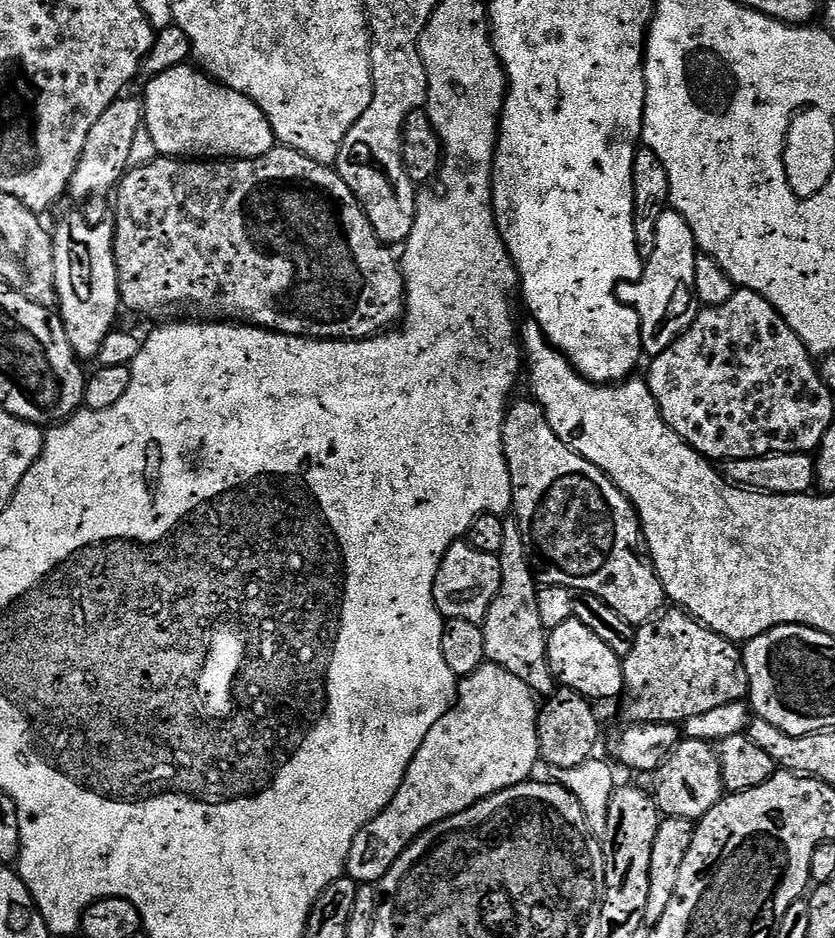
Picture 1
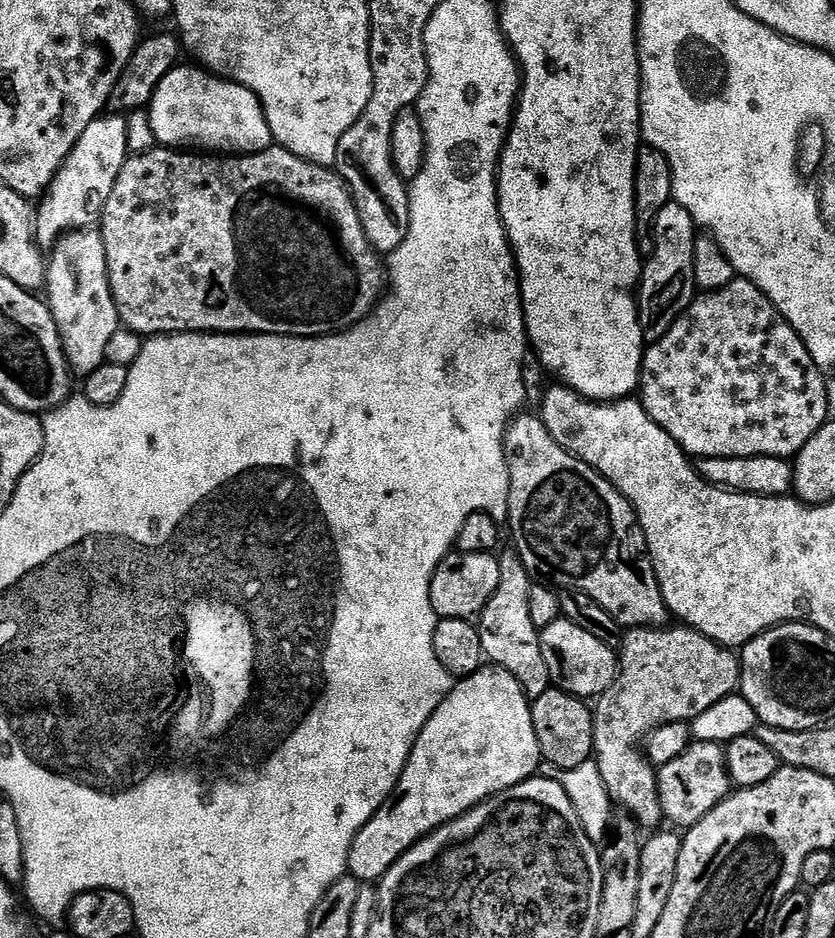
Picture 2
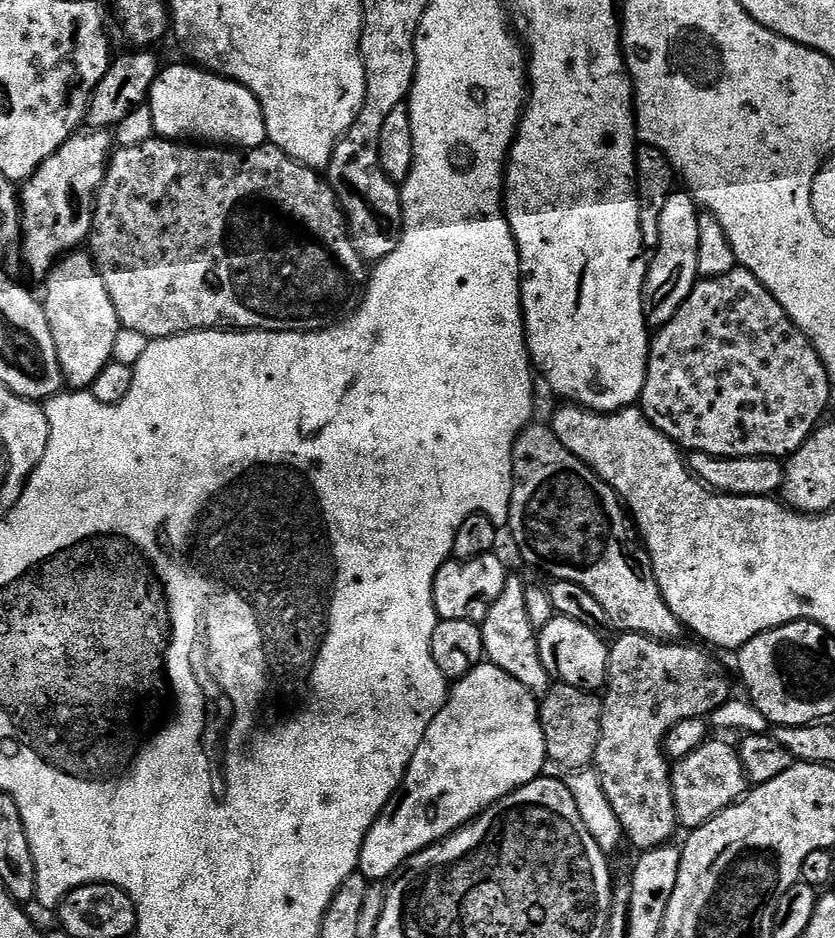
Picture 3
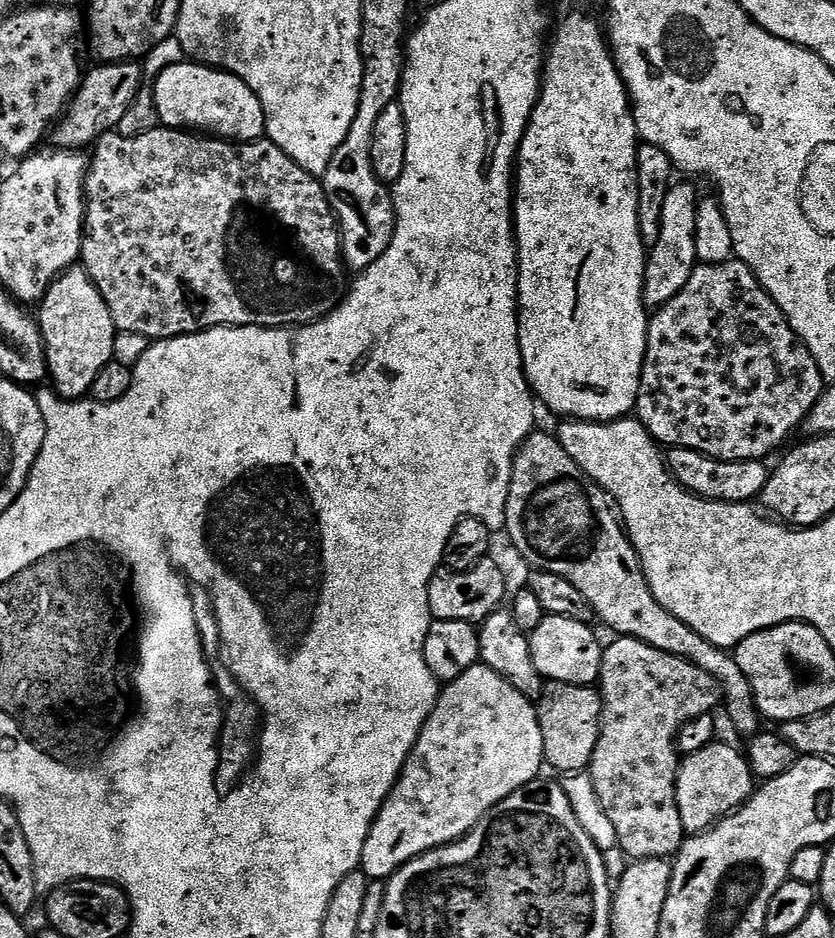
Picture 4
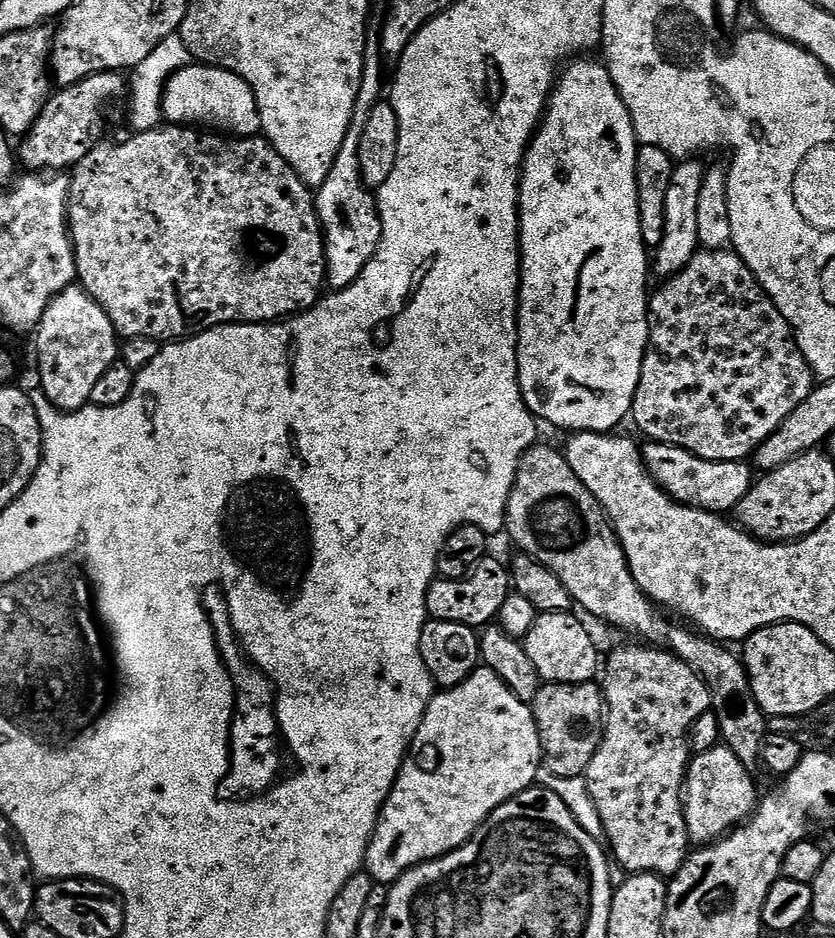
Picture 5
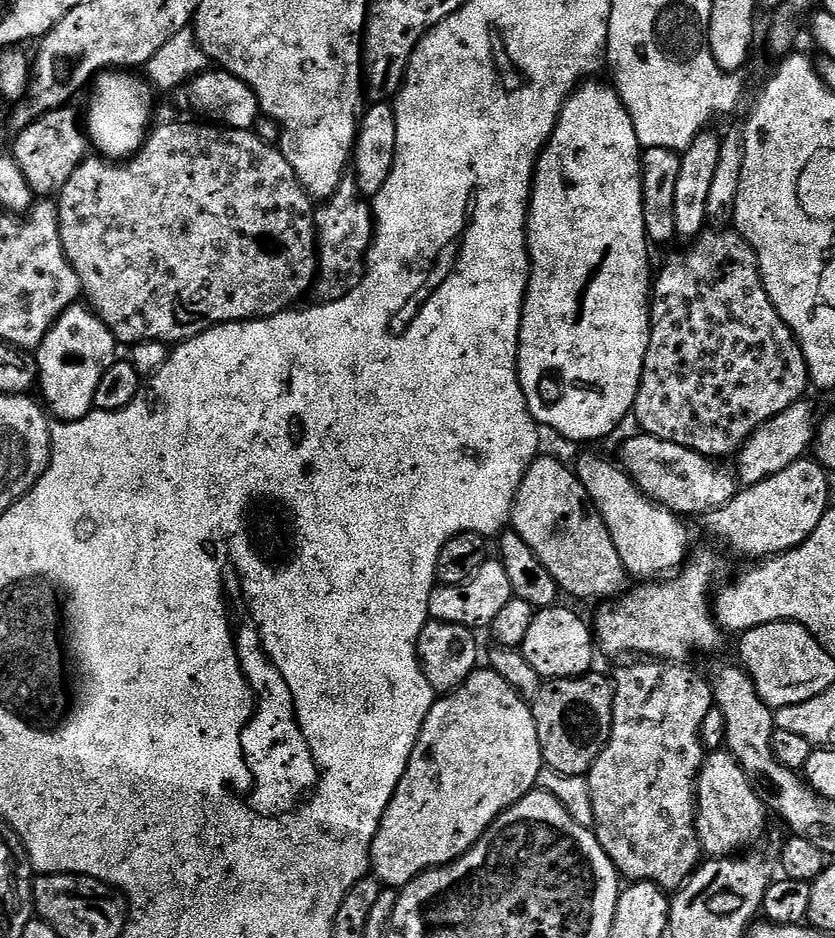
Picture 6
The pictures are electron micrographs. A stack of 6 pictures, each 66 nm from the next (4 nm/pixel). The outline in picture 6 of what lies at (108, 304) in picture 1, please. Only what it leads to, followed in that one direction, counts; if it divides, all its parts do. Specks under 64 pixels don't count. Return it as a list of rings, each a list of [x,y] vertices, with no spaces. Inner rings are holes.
[[[83,303],[73,304],[57,317],[34,352],[38,392],[44,395],[43,403],[57,421],[80,420],[93,411],[98,382],[102,382],[102,374],[118,359],[116,347],[116,336]]]

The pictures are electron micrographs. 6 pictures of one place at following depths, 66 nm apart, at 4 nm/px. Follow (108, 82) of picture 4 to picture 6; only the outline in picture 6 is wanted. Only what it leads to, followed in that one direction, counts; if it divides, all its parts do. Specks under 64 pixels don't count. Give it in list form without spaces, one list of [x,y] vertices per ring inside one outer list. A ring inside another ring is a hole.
[[[72,106],[53,109],[45,116],[39,116],[30,126],[19,129],[15,133],[16,141],[10,147],[10,155],[16,159],[22,174],[30,182],[33,193],[56,194],[70,174],[78,170],[78,166],[89,155],[90,141],[82,127],[82,120],[76,117]]]

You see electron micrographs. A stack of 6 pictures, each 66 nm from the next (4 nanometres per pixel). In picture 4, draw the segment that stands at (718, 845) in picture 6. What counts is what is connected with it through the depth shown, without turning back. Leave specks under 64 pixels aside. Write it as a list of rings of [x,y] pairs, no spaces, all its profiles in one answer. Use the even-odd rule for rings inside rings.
[[[713,742],[710,746],[702,746],[698,754],[684,756],[680,761],[676,779],[676,801],[678,802],[678,814],[682,814],[682,826],[685,833],[707,832],[716,821],[731,816],[736,809],[742,807],[754,791],[754,777],[747,755],[741,749],[739,752],[732,744],[720,743]]]

